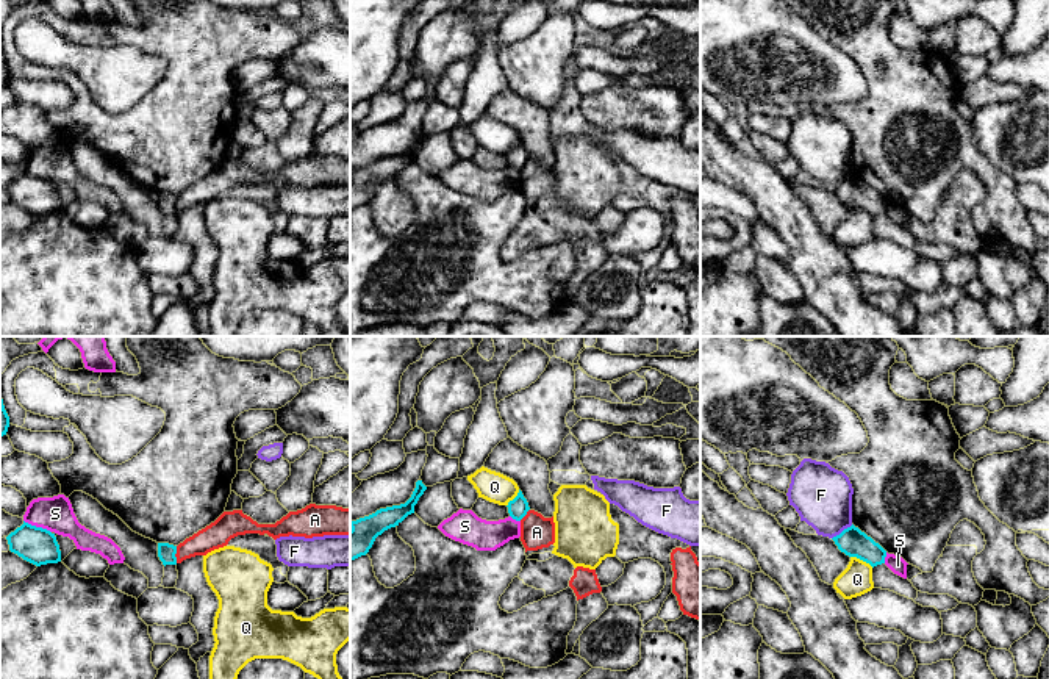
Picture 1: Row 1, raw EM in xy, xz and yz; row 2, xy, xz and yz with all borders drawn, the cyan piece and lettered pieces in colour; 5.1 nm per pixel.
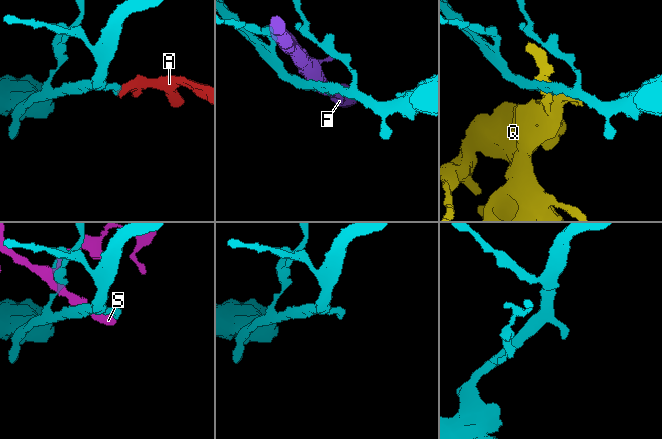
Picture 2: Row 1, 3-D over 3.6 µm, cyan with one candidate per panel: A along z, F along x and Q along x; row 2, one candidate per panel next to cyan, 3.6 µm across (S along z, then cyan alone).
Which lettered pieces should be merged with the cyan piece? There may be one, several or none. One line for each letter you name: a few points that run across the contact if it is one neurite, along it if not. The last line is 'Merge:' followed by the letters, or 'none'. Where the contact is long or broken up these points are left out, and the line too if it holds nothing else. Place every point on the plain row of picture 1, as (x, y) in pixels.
Merge: none

